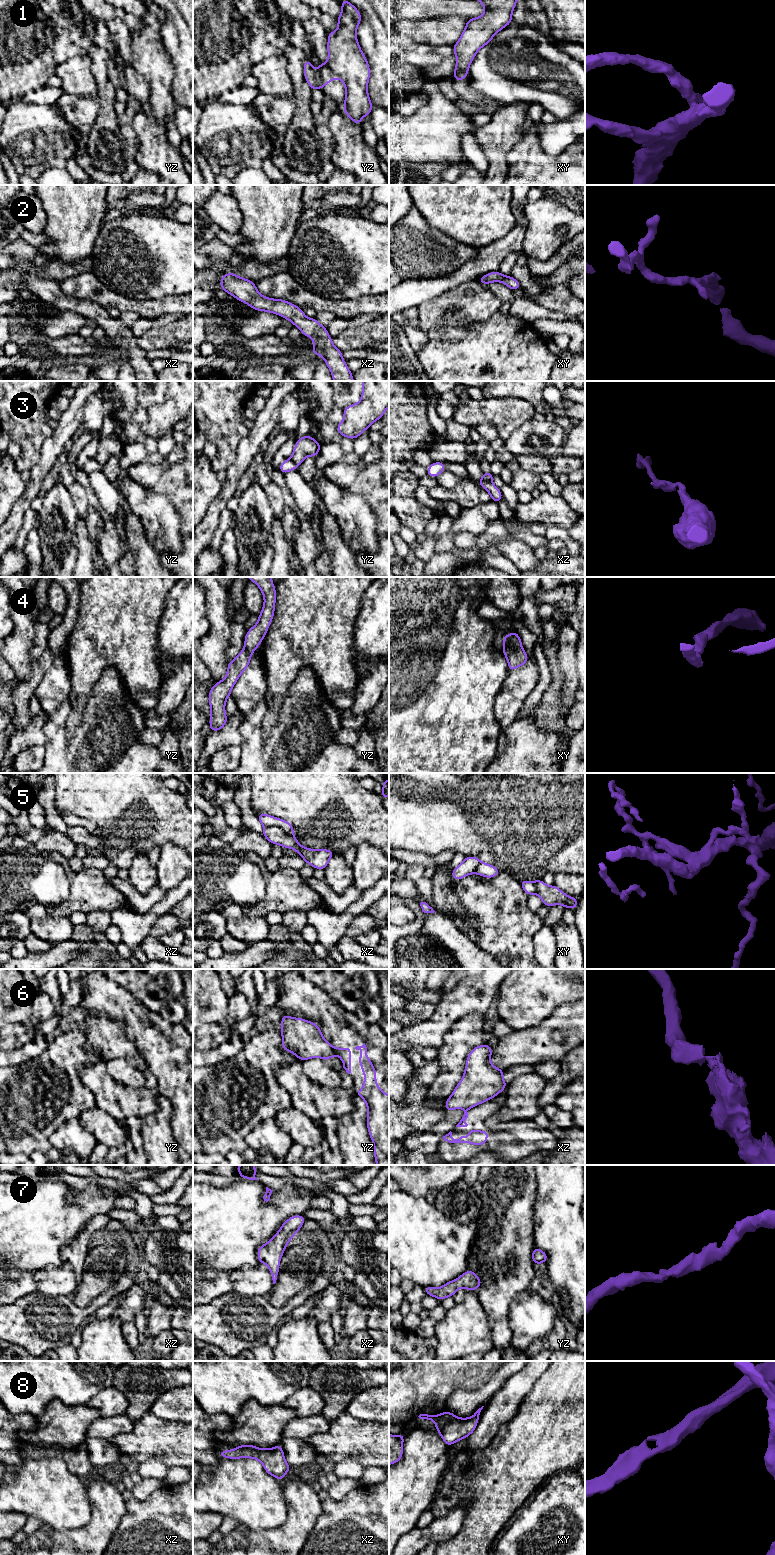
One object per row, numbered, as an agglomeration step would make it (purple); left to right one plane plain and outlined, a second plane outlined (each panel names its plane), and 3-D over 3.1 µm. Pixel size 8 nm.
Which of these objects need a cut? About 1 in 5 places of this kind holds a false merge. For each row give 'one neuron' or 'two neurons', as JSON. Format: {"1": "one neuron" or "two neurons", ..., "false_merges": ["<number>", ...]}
{"1": "two neurons", "2": "one neuron", "3": "two neurons", "4": "one neuron", "5": "two neurons", "6": "two neurons", "7": "one neuron", "8": "one neuron", "false_merges": ["1", "3", "5", "6"]}

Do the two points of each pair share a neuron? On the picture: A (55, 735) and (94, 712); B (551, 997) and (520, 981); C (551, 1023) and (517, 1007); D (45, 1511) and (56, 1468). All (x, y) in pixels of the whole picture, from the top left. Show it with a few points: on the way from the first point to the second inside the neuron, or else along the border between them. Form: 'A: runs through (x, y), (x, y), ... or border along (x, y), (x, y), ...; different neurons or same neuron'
A: runs through (66, 736), (76, 736), (89, 723); same neuron
B: runs through (543, 989), (528, 988); same neuron
C: border along (552, 1012), (536, 1025), (521, 1030); different neurons
D: runs through (48, 1500), (49, 1479); same neuron

